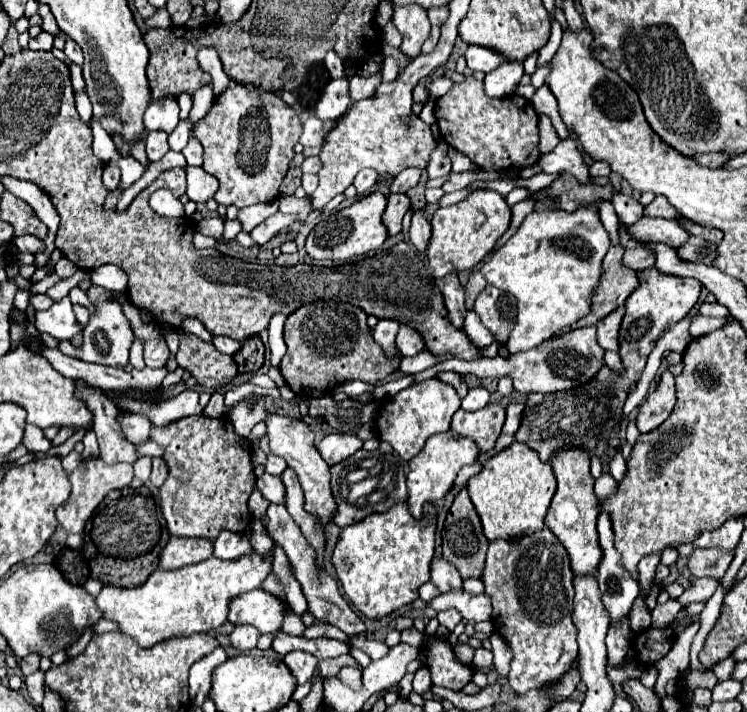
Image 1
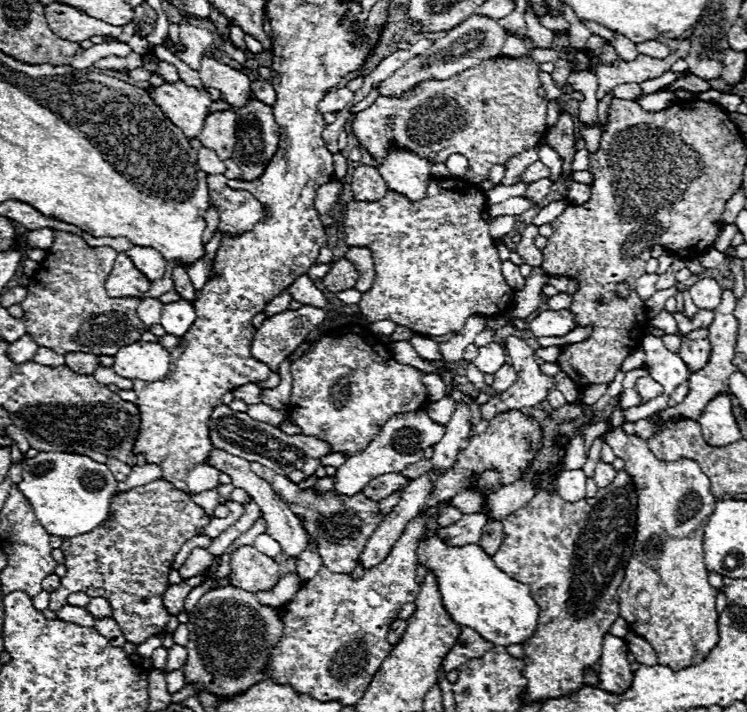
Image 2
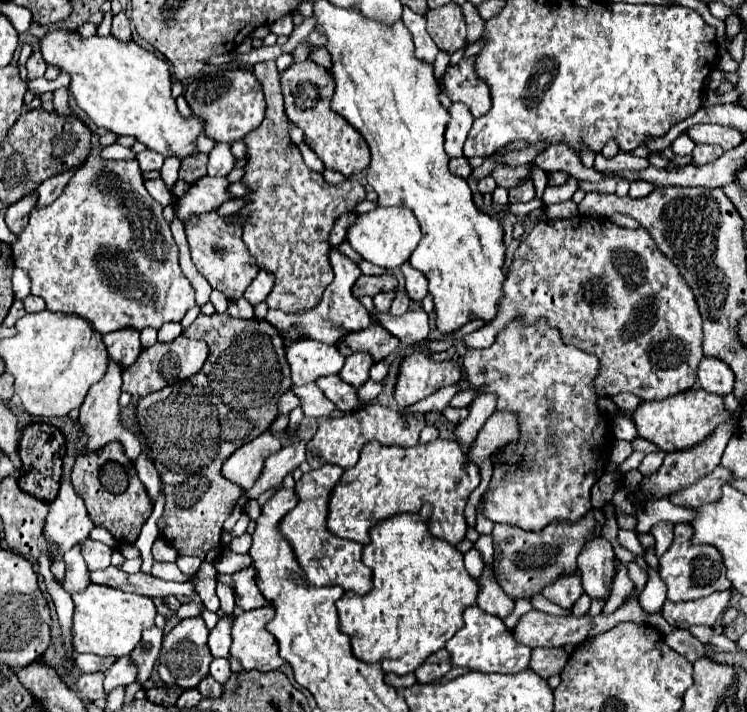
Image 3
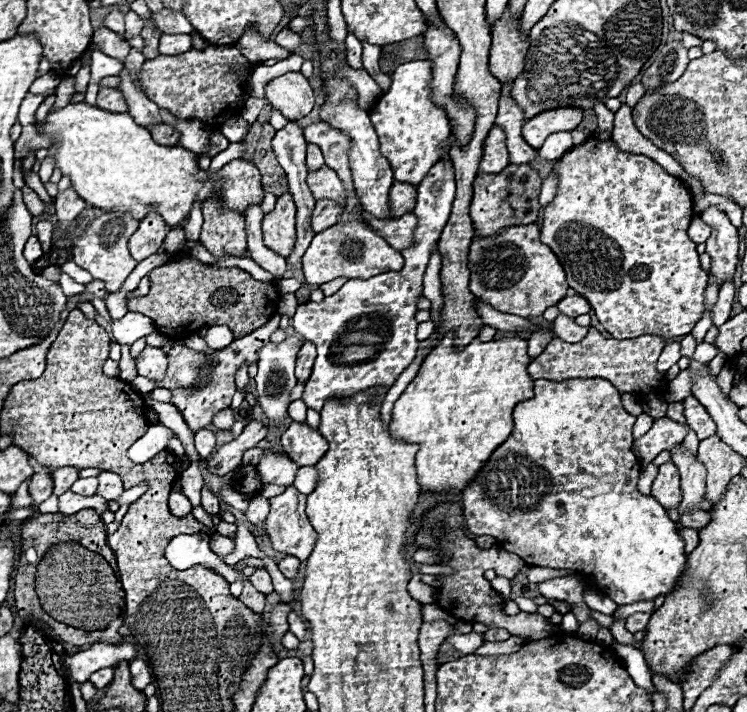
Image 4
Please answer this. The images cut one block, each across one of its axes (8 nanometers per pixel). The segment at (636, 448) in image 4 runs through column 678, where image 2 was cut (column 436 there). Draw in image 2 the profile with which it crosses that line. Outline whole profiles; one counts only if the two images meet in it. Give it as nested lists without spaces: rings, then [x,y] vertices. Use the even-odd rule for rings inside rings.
[[[402,412],[398,416],[392,416],[382,430],[378,432],[378,436],[358,454],[350,456],[336,472],[336,484],[334,488],[340,494],[352,496],[354,492],[360,492],[372,478],[388,474],[388,472],[400,472],[406,466],[418,462],[422,458],[422,452],[428,446],[434,446],[442,436],[444,436],[446,428],[432,422],[428,418],[426,412]]]

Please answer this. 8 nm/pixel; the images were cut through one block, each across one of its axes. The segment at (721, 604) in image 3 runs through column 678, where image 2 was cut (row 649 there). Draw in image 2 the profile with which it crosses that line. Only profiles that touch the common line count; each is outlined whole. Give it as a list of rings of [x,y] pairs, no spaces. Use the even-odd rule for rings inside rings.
[[[610,632],[602,646],[604,646],[604,650],[602,650],[602,656],[598,662],[600,688],[606,692],[612,692],[612,694],[624,692],[626,688],[630,688],[630,682],[632,682],[632,670],[626,660],[628,646],[626,646],[624,638],[618,638]]]

